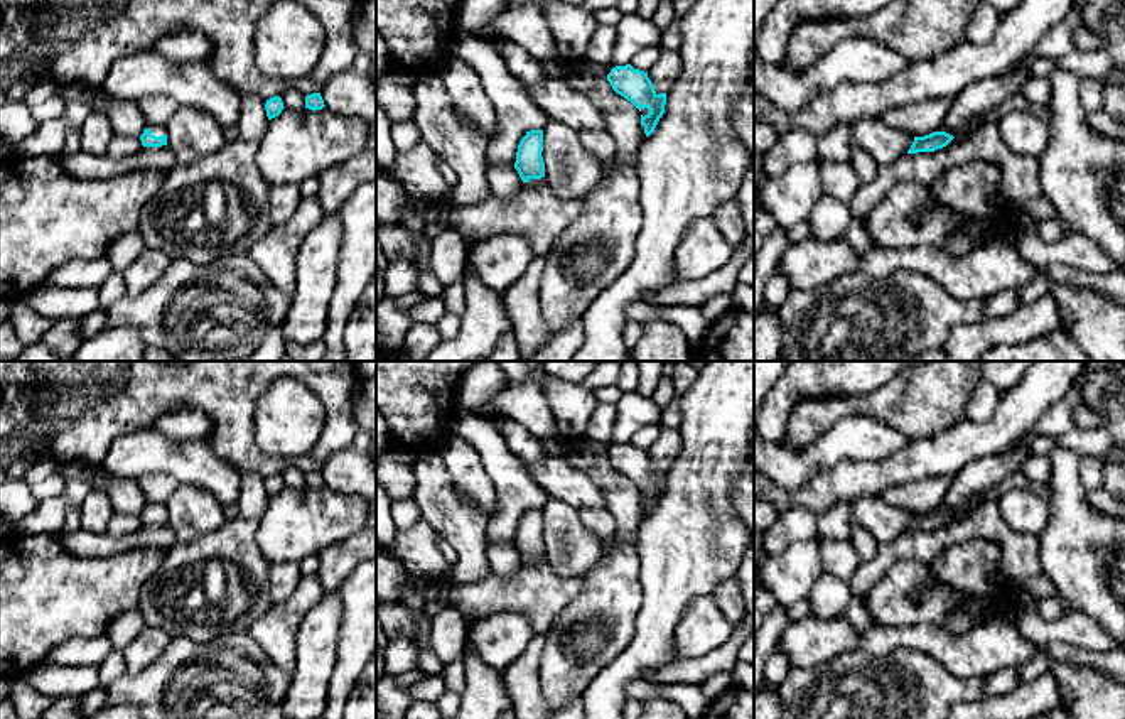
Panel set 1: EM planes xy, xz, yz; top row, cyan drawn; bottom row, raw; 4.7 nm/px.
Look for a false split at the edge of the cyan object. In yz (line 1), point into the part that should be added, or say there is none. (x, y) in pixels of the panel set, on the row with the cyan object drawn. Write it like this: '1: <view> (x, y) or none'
1: yz (972, 124)

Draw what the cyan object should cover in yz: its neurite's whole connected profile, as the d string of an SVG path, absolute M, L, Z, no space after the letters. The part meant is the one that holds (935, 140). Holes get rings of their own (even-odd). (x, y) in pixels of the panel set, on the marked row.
M983 113L973 115L963 127L958 130L946 133L946 132L933 132L924 137L914 137L914 142L907 154L918 154L918 152L934 152L938 149L946 147L953 138L961 135L972 135L975 130L978 130L978 122Z

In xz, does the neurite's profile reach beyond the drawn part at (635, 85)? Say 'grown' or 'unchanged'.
unchanged

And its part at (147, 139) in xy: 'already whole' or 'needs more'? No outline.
needs more

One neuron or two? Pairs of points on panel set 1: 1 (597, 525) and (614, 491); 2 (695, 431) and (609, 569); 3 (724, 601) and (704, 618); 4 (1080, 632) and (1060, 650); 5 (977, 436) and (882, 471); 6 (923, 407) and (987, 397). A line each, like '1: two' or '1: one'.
1: two
2: two
3: two
4: two
5: one
6: two

